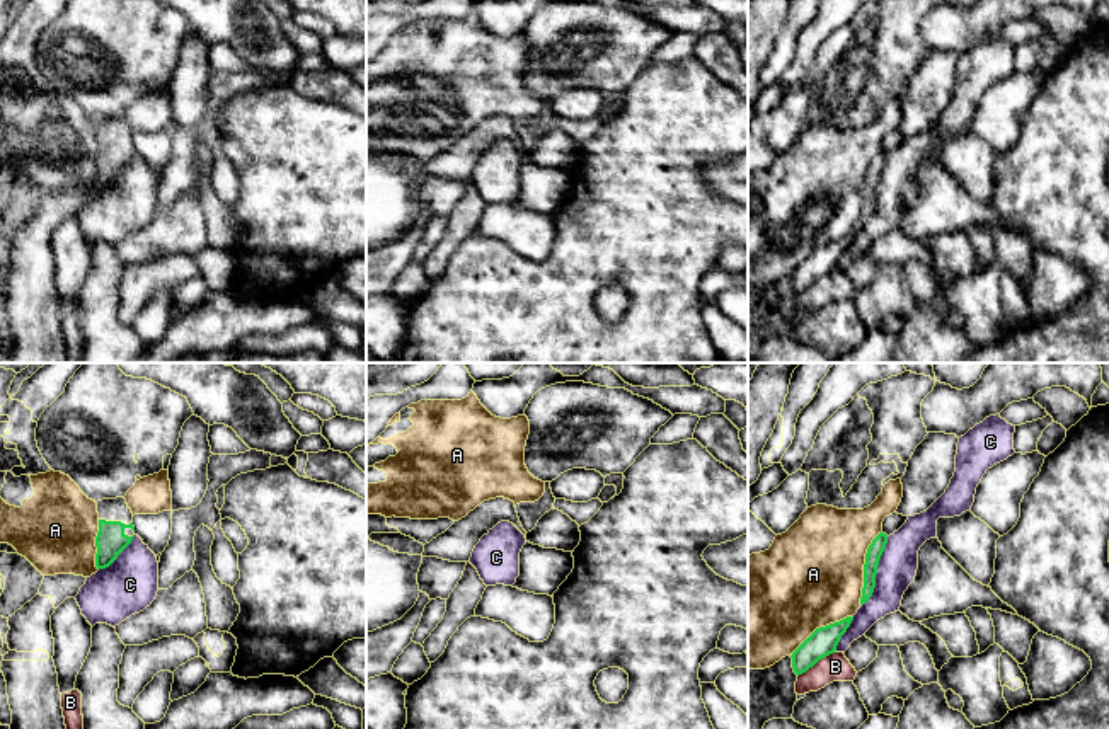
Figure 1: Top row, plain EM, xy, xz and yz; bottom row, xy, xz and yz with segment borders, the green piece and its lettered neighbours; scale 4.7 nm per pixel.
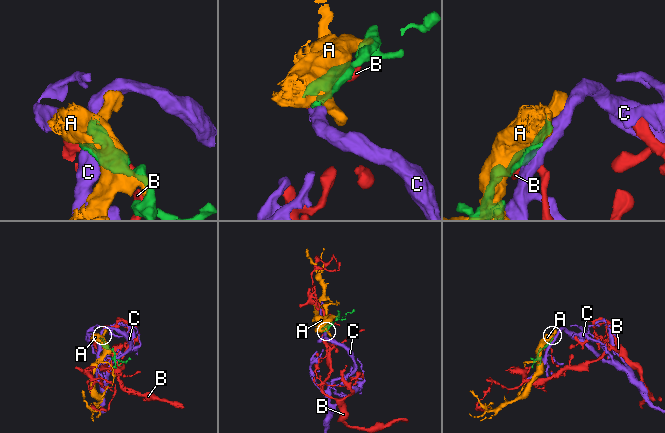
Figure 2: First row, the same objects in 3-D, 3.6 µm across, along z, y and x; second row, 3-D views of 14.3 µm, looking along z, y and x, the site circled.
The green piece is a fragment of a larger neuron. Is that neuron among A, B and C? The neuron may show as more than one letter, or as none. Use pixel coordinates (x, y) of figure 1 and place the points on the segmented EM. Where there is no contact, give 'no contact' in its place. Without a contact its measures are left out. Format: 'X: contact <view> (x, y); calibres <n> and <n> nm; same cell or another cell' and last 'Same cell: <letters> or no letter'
A: contact yz (864, 568); calibres 70 and 480 nm; another cell
B: contact yz (815, 663); calibres 140 and 130 nm; another cell
C: contact yz (876, 571); calibres 70 and 180 nm; another cell
Same cell: no letter

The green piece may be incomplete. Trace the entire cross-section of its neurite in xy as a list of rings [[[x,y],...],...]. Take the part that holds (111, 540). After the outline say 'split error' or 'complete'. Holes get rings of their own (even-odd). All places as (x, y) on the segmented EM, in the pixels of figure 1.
[[[124,497],[97,501],[97,513],[99,531],[95,537],[95,567],[106,569],[133,540],[133,513]]] | split error

